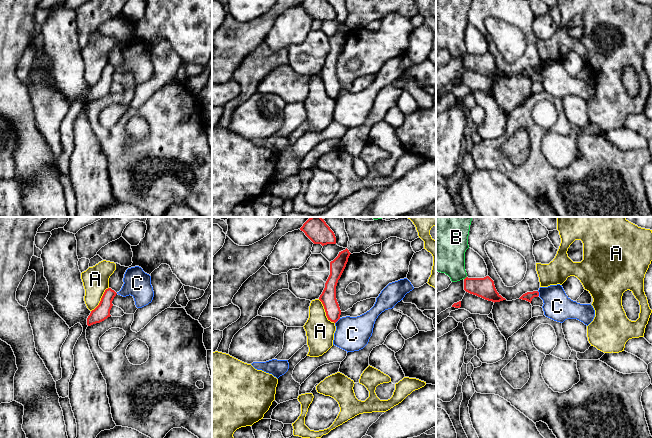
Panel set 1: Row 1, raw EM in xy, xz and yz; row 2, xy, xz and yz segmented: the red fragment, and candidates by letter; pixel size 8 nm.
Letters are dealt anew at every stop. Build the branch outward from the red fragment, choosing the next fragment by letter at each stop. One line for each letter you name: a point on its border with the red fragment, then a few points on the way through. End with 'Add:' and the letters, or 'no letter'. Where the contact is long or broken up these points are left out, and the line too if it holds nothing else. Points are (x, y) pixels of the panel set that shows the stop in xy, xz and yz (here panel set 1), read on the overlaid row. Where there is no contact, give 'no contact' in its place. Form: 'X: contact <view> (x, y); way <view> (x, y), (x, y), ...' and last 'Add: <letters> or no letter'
Add: no letter

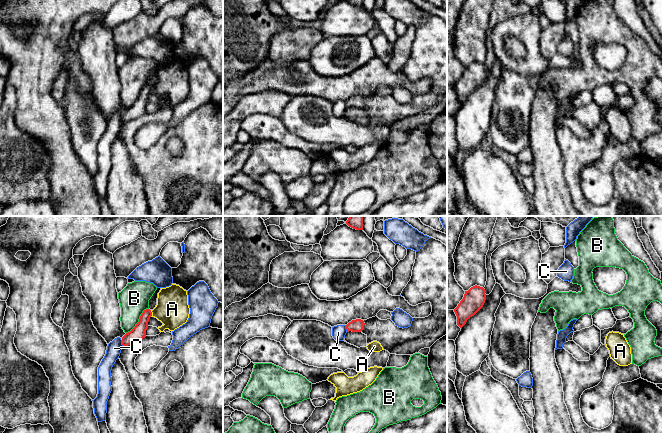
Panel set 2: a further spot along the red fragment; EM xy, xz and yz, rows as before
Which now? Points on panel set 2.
Add: no letter

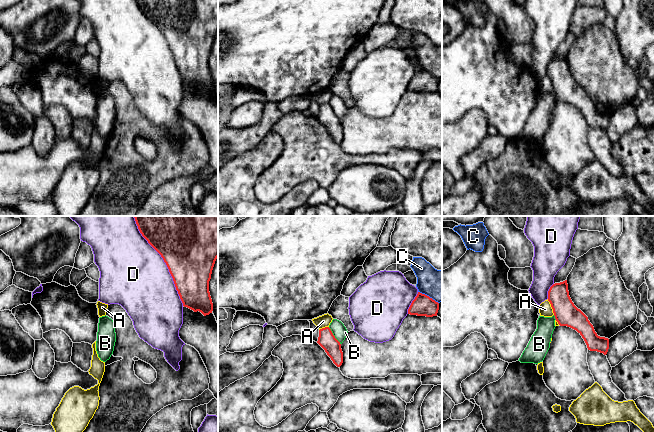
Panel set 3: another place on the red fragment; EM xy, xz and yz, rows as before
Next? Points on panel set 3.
Add: no letter

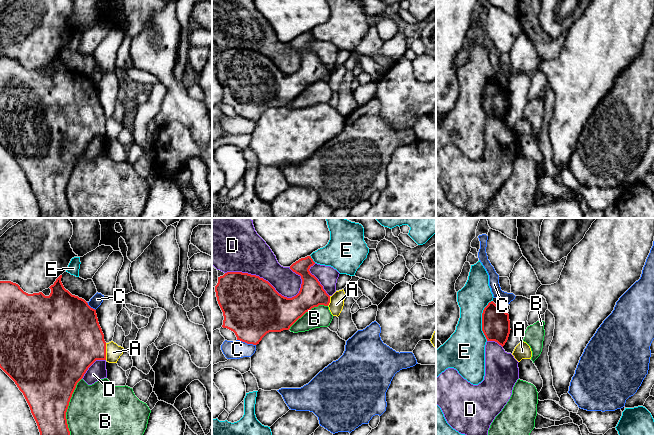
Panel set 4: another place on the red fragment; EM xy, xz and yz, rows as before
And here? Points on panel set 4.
Add: no letter

